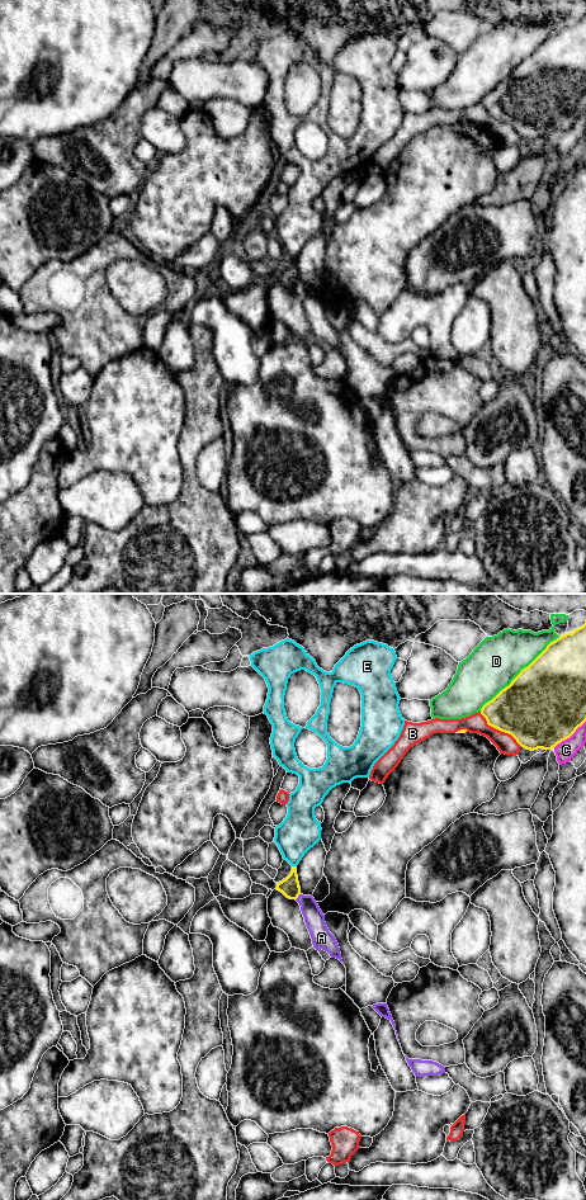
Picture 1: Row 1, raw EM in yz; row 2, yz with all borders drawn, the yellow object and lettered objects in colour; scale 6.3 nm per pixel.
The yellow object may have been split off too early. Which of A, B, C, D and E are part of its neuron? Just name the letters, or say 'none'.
none

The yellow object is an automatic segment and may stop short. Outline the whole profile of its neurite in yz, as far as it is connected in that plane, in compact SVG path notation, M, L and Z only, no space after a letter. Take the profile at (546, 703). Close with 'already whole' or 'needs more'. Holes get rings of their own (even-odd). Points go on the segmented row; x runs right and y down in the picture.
M586 623L550 642L509 686L482 707L481 714L488 726L511 734L521 747L530 751L552 750L570 738L586 722Z | already whole

